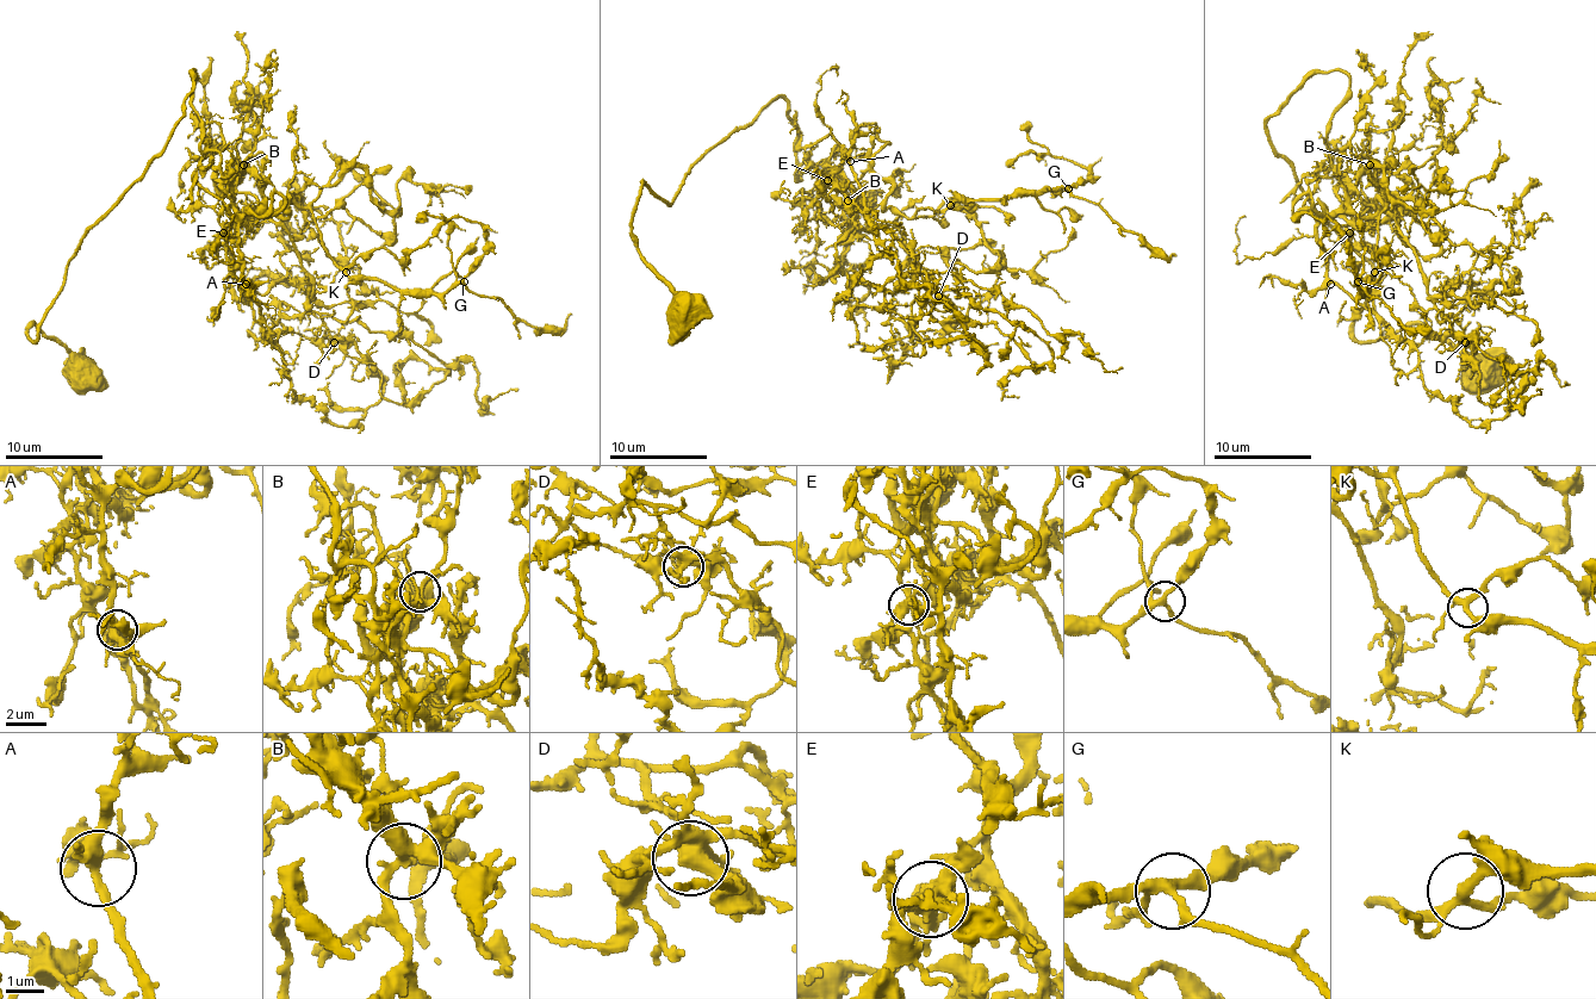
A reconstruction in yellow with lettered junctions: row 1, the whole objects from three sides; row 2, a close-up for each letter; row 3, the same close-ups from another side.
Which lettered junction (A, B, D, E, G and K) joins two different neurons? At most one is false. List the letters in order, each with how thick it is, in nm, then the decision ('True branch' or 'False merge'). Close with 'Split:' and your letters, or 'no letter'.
A: Thickness 360 nm. True branch
B: Thickness 240 nm. True branch
D: Thickness 380 nm. True branch
E: Thickness 440 nm. False merge
G: Thickness 240 nm. True branch
K: Thickness 260 nm. True branch
Split: E

